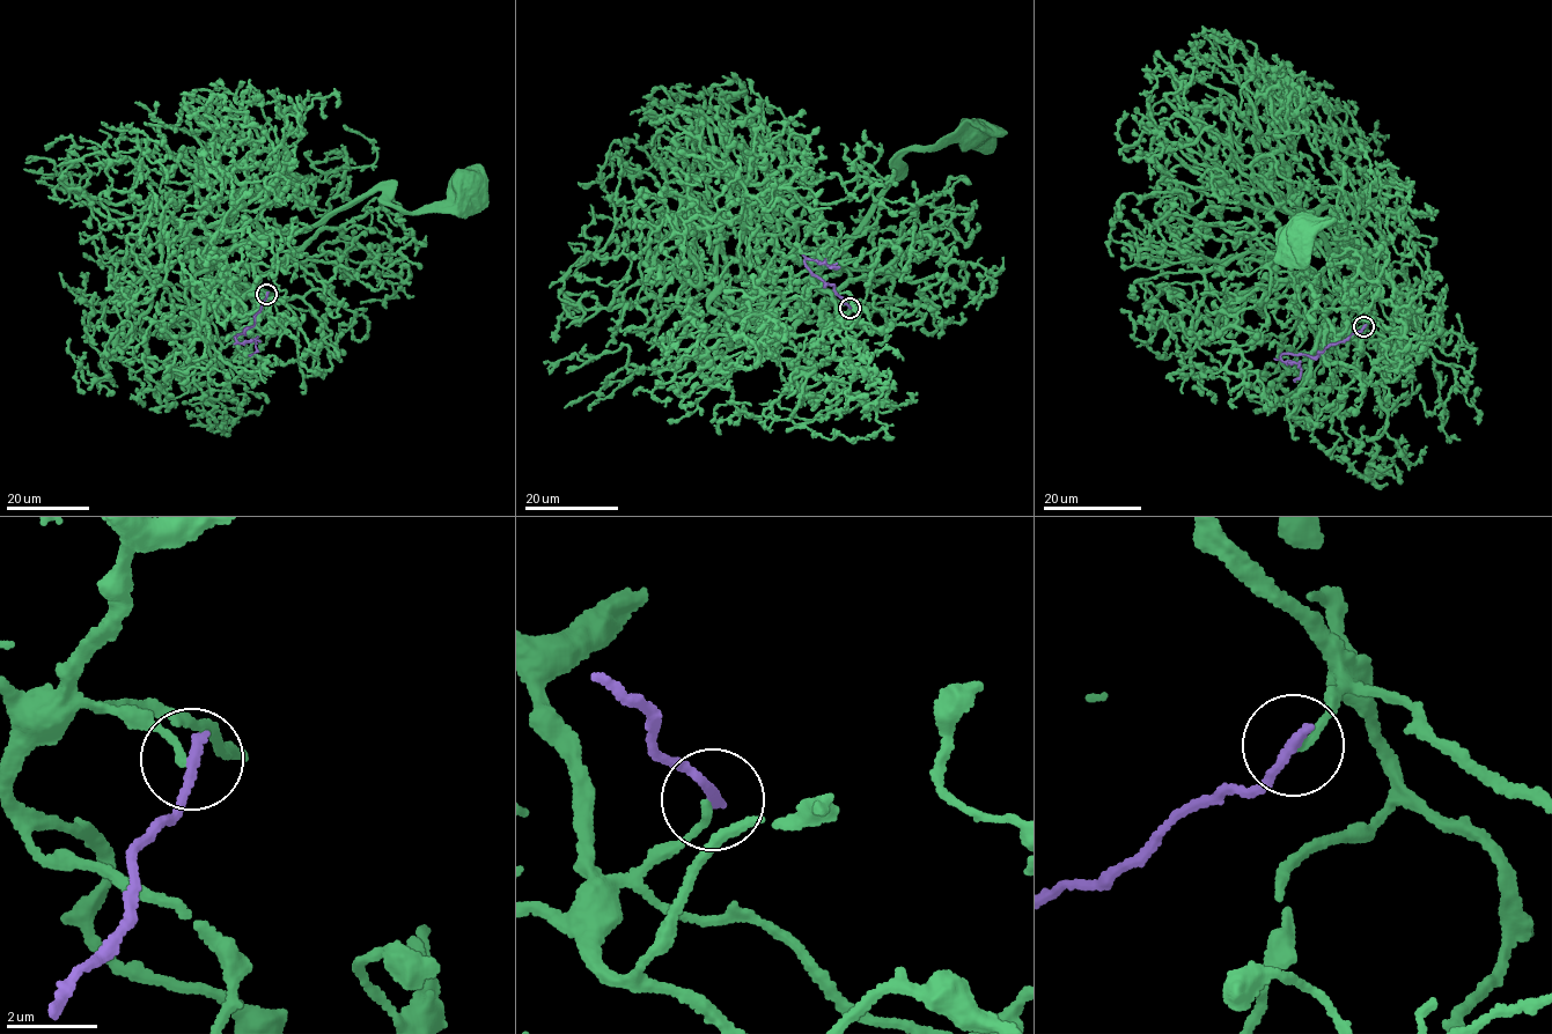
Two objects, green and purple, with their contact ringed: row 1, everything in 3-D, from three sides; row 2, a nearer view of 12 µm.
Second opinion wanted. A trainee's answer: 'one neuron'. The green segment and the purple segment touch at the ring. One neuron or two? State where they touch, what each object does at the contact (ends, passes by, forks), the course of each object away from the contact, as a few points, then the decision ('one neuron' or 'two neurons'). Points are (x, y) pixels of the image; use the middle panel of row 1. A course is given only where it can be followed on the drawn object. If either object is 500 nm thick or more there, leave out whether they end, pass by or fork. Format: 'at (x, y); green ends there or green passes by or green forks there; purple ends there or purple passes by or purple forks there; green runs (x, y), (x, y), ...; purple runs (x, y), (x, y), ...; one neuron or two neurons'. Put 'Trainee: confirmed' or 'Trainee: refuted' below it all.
at (850, 308); green ends there; purple ends there; green runs (850, 307), (838, 315), (808, 278), (762, 316), (793, 331), (813, 281), (865, 226), (900, 157), (972, 132); purple runs (850, 307), (833, 285), (824, 283), (809, 270), (804, 260), (829, 267); two neurons
Trainee: refuted

